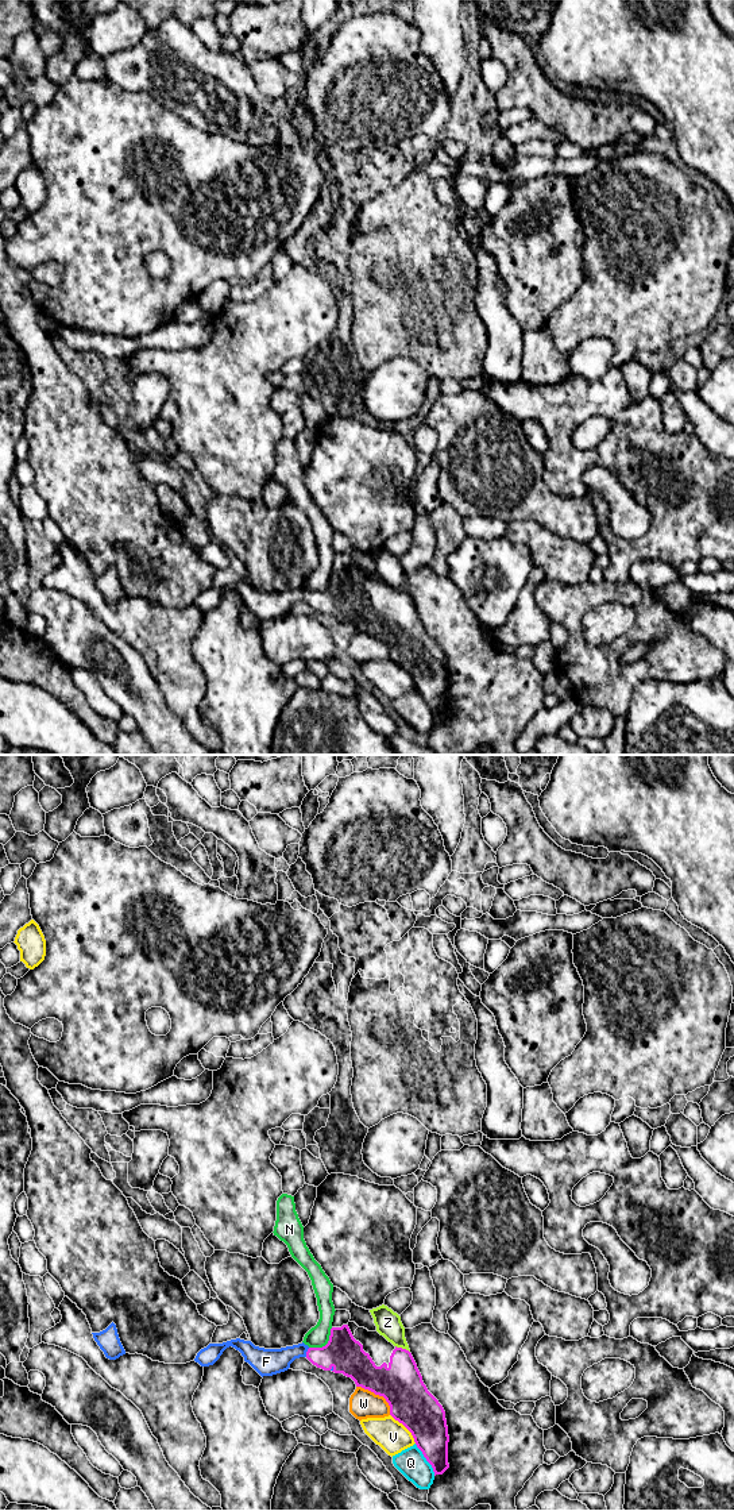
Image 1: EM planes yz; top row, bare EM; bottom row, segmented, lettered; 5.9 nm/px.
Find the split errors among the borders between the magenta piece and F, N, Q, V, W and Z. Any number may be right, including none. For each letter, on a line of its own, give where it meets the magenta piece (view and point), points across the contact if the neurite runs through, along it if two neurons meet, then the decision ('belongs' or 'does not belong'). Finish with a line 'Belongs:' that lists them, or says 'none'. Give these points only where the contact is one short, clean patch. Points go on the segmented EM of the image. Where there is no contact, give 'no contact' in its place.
F: yz (306, 1352) | across yz (343, 1352), (306, 1352), (266, 1361) | belongs
N: yz (327, 1344) | along yz (332, 1328), (324, 1345), (309, 1348) | does not belong
Q: yz (427, 1460) | does not belong
V: yz (405, 1426) | along yz (390, 1414), (410, 1433), (416, 1442) | does not belong
W: yz (378, 1394) | along yz (356, 1386), (381, 1395), (387, 1403), (390, 1414) | does not belong
Z: yz (401, 1348) | does not belong
Belongs: F

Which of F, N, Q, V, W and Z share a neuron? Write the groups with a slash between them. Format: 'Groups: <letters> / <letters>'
Groups: F / N / Q / V / W / Z

